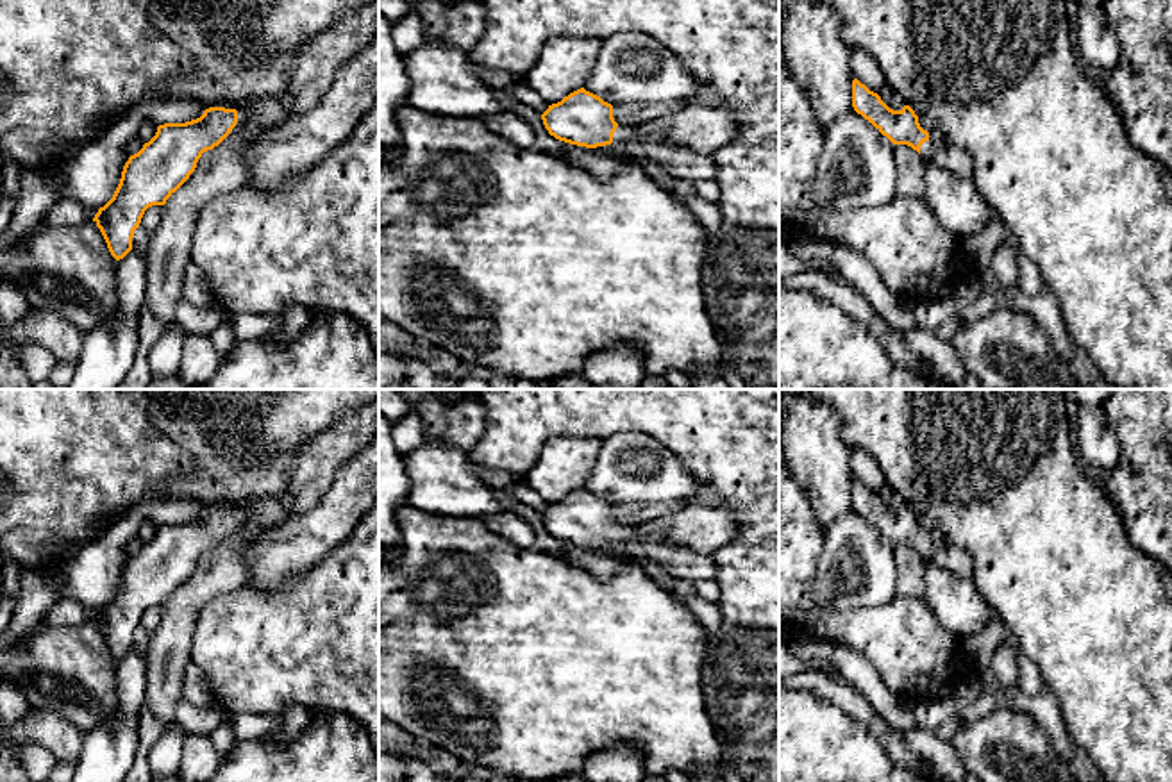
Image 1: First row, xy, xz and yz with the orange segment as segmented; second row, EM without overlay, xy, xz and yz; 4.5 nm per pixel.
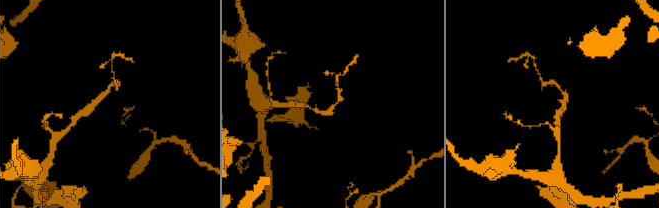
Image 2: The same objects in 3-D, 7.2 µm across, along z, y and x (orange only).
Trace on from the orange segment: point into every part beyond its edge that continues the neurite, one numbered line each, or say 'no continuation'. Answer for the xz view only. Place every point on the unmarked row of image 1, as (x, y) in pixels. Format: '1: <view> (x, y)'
1: xz (624, 532)

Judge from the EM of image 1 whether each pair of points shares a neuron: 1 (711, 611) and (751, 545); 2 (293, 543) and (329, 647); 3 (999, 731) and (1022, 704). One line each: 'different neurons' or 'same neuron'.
1: different neurons
2: different neurons
3: different neurons

